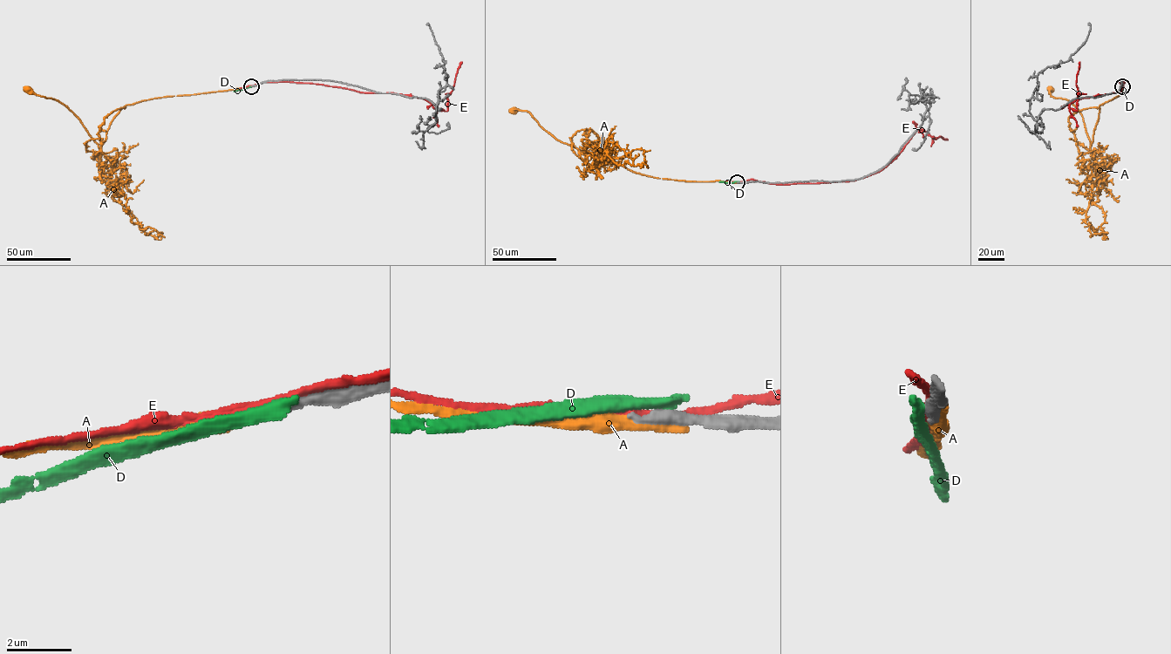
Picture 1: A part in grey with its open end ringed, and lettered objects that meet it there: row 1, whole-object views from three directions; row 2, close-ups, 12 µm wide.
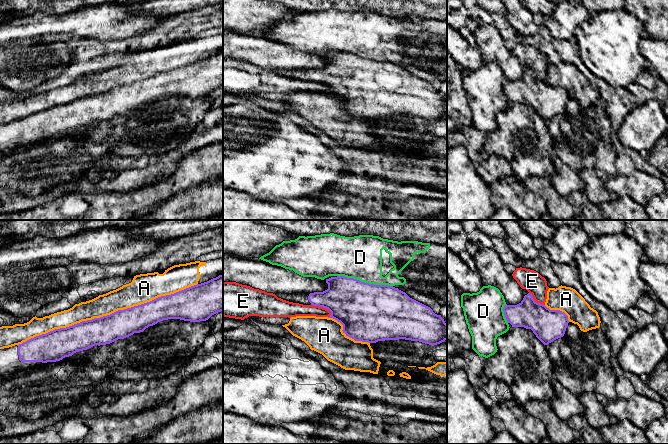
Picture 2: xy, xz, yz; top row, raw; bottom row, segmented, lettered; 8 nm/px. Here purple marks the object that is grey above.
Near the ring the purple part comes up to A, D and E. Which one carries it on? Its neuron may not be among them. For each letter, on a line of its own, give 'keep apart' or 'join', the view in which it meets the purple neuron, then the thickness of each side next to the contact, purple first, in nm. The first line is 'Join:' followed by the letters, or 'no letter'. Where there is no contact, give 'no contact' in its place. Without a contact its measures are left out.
Join: no letter
A: keep apart; contact in xy; calibres 220 and 190 nm
D: keep apart; contact in xz; calibres 460 and 360 nm
E: keep apart; contact in xz; calibres 380 and 110 nm

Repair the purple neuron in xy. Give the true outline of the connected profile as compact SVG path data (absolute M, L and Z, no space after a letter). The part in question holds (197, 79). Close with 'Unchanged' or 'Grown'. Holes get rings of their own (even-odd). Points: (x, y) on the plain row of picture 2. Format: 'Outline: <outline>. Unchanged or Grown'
Outline: M223 50L171 71L118 86L110 91L55 105L9 124L0 125L0 152L47 138L60 137L95 121L110 120L168 95L208 96L223 87Z. Grown

